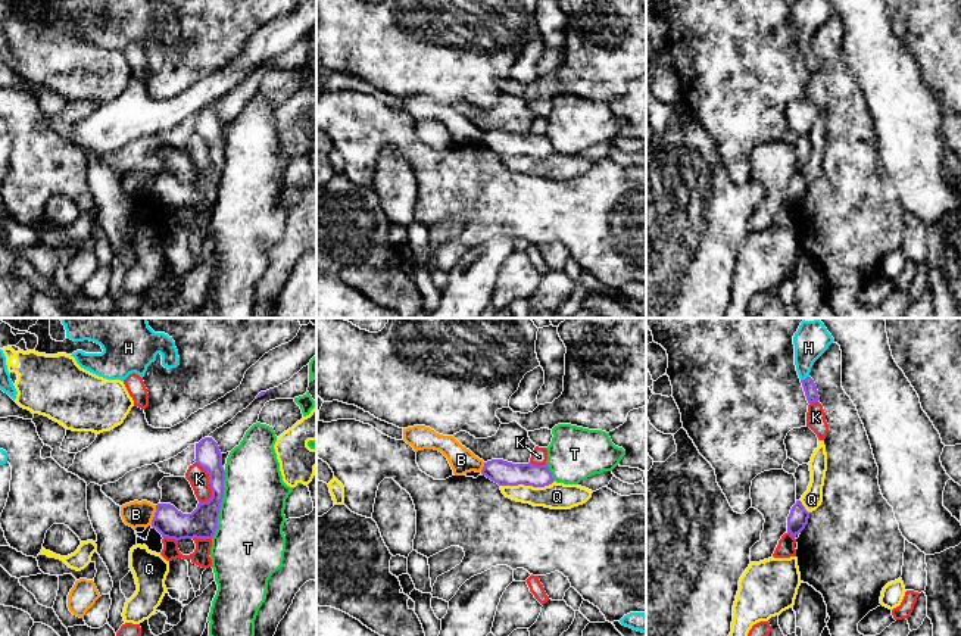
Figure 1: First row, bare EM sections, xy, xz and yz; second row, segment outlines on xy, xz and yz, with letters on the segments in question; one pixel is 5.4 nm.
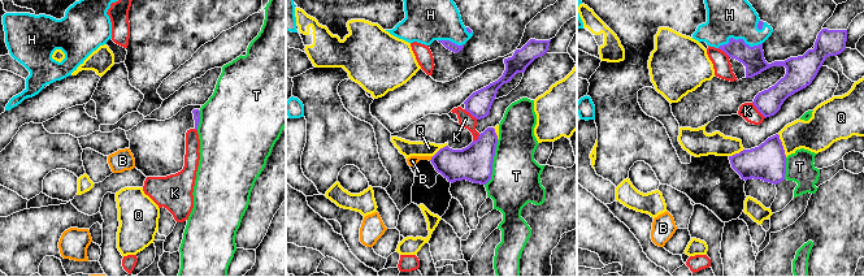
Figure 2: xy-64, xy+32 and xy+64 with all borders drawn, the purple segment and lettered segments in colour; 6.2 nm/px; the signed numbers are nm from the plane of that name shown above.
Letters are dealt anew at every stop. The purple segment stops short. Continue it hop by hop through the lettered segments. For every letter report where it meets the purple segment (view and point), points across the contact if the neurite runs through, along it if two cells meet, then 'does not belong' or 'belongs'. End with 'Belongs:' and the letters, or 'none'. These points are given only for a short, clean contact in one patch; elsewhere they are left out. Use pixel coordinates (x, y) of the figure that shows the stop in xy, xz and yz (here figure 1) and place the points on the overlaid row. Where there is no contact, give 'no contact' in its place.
B: xy (155, 516) | along xy (156, 505), (150, 524) | does not belong
H: yz (805, 379) | across yz (808, 384), (805, 379), (805, 354), (811, 340) | belongs
K: xy (209, 482) | does not belong
Q: xz (527, 485) | along xz (554, 482), (545, 486), (501, 486) | does not belong
T: xy (220, 504) | along xy (225, 470), (218, 527), (211, 538) | does not belong
Belongs: H

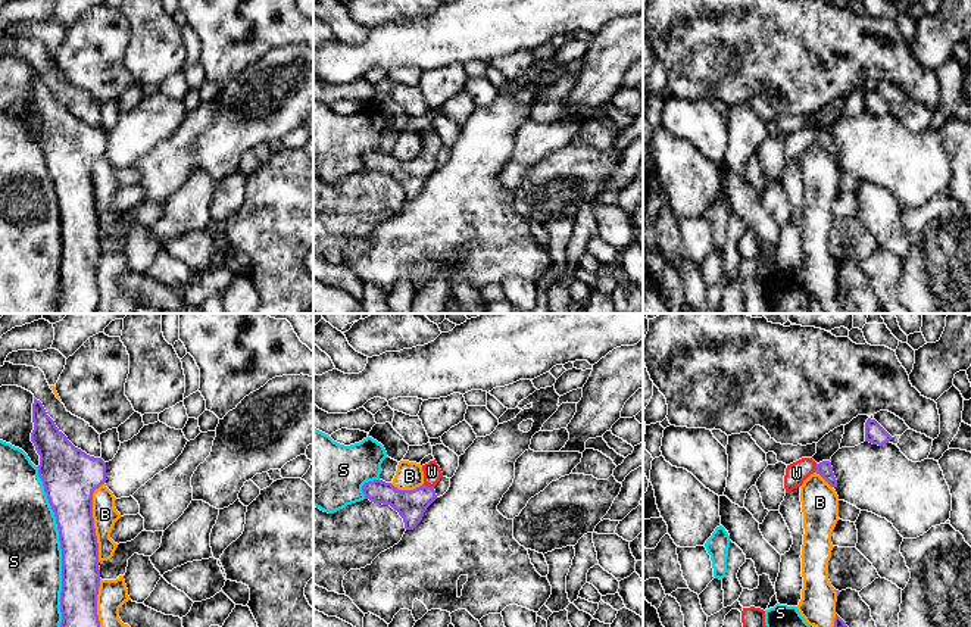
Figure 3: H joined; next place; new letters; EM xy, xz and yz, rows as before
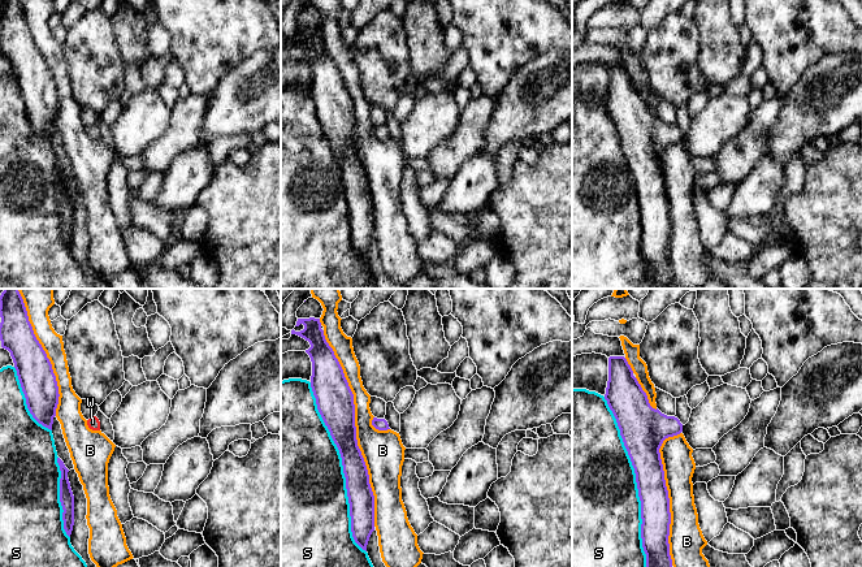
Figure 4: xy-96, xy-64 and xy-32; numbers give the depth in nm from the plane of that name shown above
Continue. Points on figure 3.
B: xy (93, 521) | does not belong
S: xy (61, 546) | does not belong
W: xz (428, 486) | across xz (411, 505), (428, 486), (431, 471) | belongs
Belongs: W

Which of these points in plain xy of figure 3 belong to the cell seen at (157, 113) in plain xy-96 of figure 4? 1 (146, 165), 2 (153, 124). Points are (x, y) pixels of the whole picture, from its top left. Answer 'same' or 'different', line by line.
1: different
2: same

